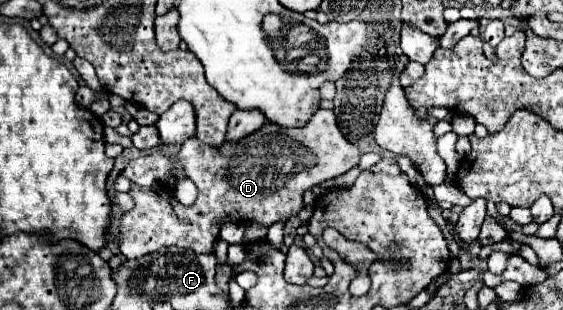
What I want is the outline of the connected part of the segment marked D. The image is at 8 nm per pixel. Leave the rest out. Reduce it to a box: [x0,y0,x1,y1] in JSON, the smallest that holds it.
[117,109,361,259]

